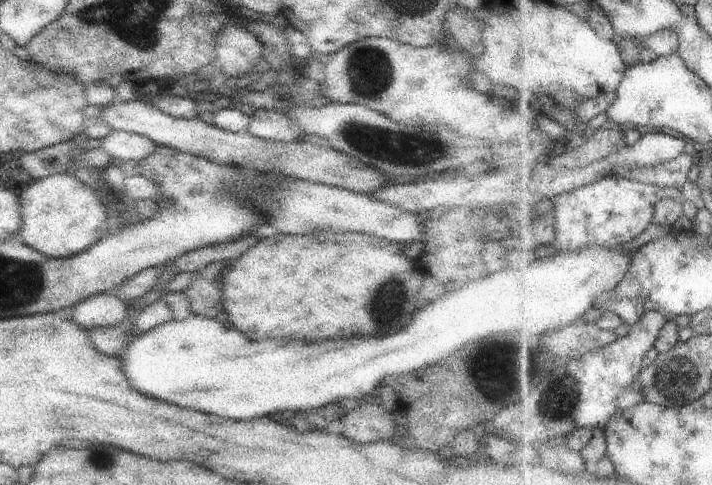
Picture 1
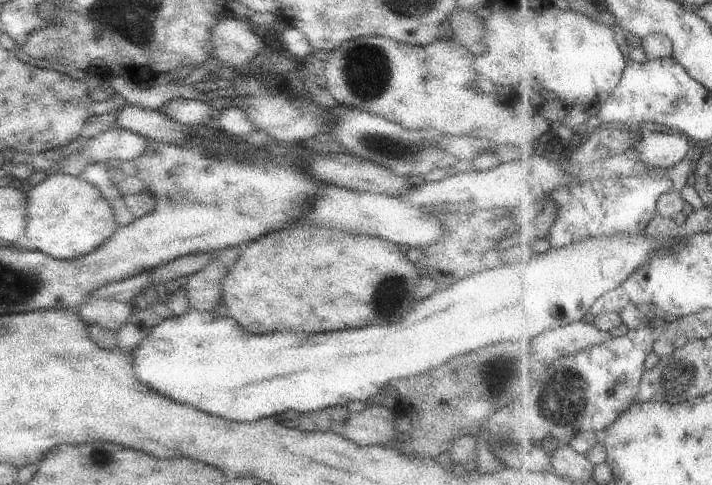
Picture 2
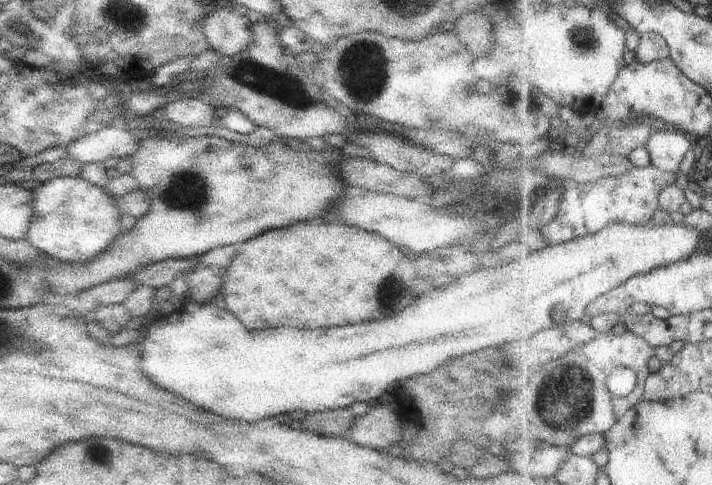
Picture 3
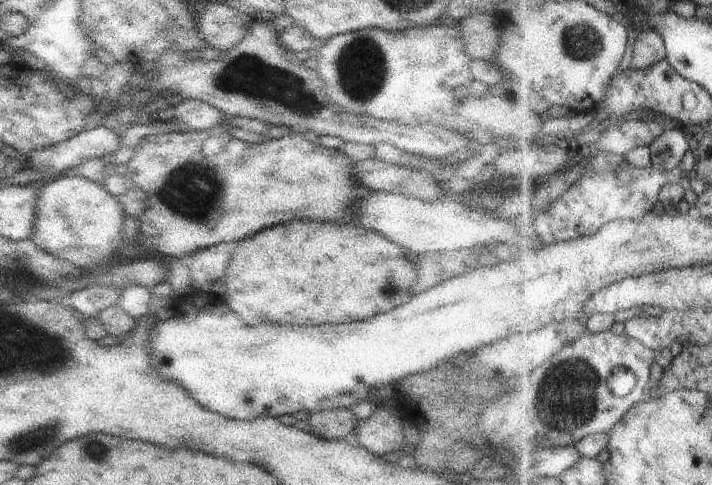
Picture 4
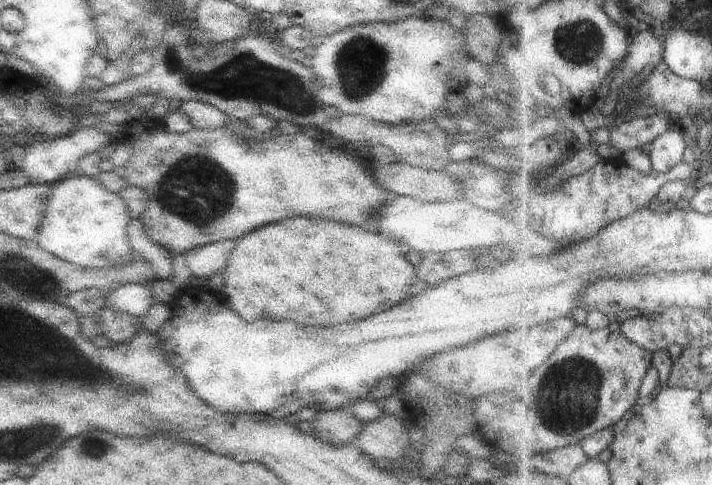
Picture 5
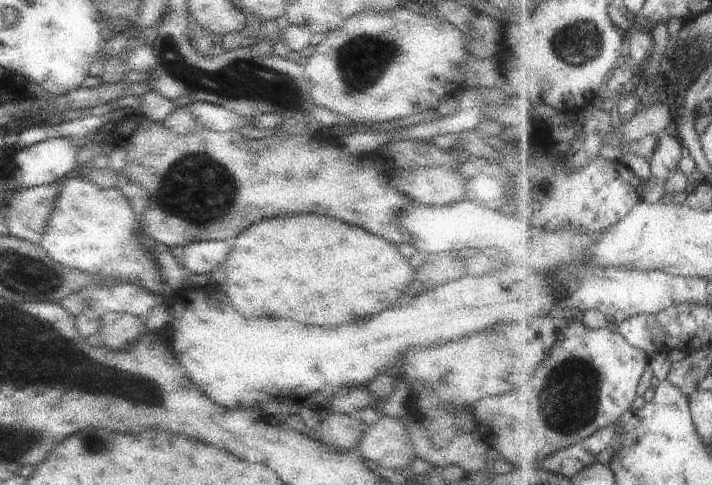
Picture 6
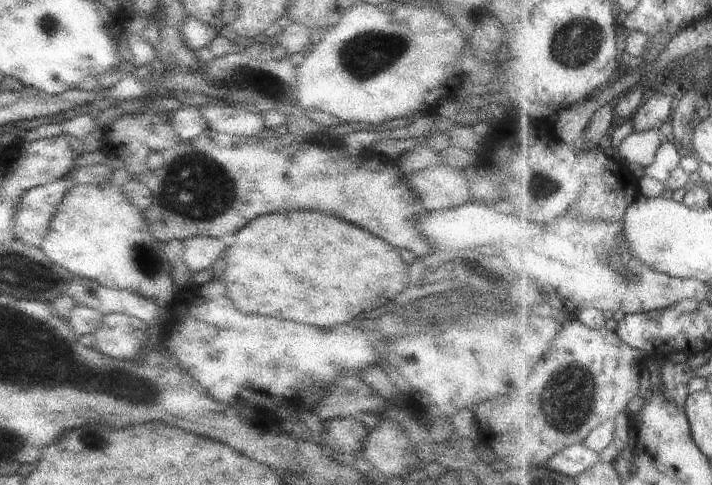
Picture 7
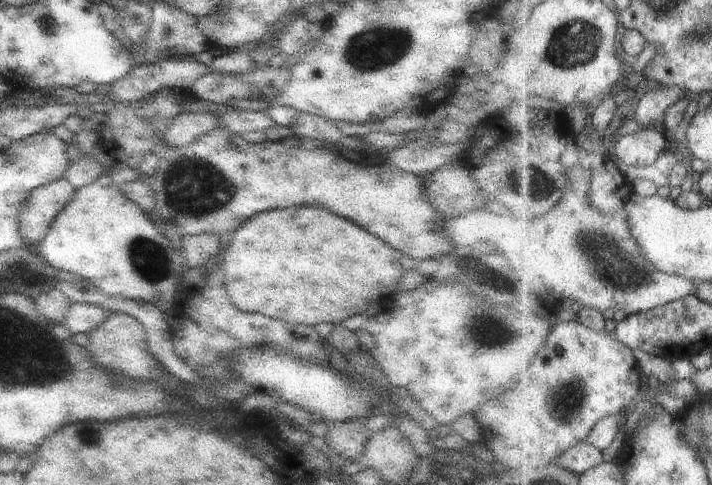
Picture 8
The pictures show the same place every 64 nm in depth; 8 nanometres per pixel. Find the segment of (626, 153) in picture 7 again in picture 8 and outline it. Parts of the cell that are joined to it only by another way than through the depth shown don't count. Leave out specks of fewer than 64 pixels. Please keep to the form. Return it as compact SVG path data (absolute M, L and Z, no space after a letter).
M661 127L646 128L620 136L610 150L631 166L649 166L669 147L669 139Z

